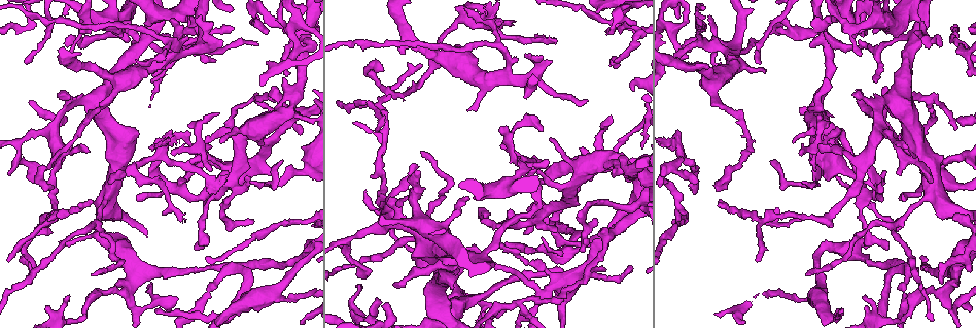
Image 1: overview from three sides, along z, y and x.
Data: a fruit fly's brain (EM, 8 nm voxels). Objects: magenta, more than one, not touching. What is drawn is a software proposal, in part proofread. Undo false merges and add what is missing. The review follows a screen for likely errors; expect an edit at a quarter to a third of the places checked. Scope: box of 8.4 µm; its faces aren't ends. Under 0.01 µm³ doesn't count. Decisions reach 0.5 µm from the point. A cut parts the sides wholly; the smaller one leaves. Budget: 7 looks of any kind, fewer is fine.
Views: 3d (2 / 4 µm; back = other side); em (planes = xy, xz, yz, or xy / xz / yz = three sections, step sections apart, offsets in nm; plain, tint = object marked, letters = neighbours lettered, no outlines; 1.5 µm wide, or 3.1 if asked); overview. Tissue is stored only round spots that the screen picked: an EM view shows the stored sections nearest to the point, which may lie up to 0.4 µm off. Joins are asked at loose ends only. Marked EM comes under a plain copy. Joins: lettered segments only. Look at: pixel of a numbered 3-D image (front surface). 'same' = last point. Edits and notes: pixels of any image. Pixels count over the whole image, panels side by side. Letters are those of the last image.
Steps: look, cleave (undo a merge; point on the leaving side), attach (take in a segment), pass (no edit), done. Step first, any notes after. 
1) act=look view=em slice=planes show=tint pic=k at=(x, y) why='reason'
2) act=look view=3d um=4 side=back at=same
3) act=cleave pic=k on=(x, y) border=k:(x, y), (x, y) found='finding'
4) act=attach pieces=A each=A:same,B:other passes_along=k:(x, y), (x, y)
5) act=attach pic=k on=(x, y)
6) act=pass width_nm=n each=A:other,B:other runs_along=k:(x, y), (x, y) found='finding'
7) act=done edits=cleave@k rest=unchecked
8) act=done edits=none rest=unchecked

act=look view=em slice=planes show=tint pic=1 at=(510, 23) why='tapers out'

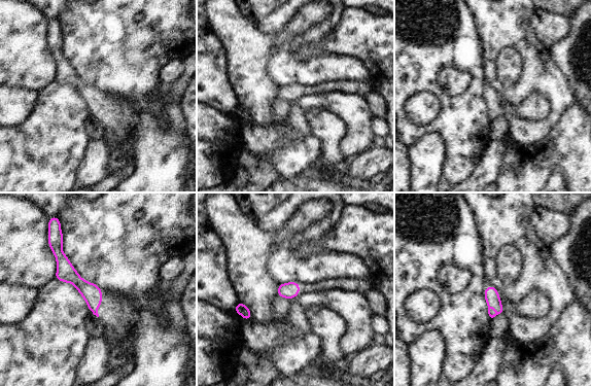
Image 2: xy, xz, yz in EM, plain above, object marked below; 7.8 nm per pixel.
act=look view=em slice=planes show=letters at=same

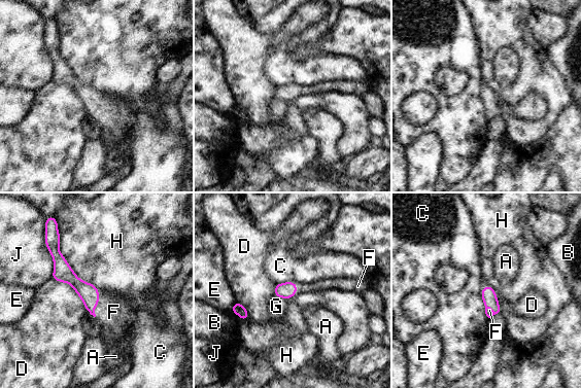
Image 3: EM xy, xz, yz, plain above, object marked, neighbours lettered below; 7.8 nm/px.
act=attach pieces=F width_nm=120 each=A:other,B:other,C:other,D:other,E:other,F:same,G:other,H:other,J:other found='the cell continues'

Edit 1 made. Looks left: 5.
act=look view=em slice=xy step=8 show=letters pic=1 at=(820, 144) why='tapers out'

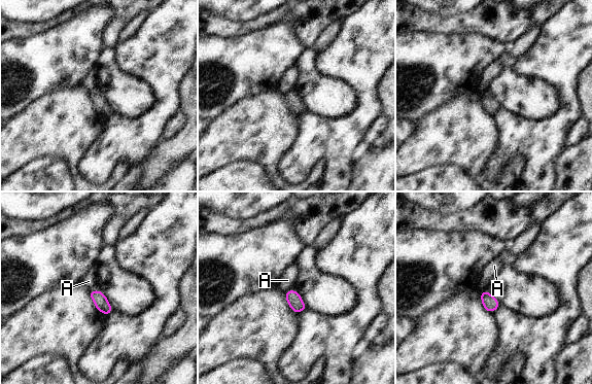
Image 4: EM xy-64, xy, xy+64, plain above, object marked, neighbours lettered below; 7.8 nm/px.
act=look view=em slice=planes show=letters at=same why='cut it another way'

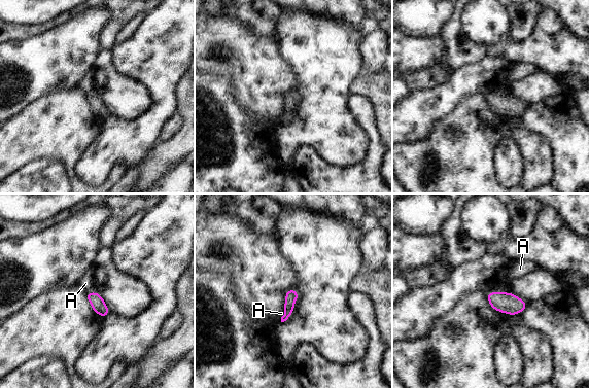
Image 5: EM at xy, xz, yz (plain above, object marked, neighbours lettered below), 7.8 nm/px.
act=pass width_nm=100 each=A:other border=5:(284, 308), (284, 314), (280, 321) found='no lettered segment goes on from it'

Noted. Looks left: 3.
act=look view=3d um=4 side=back pic=1 at=(249, 21) why='tapers out'

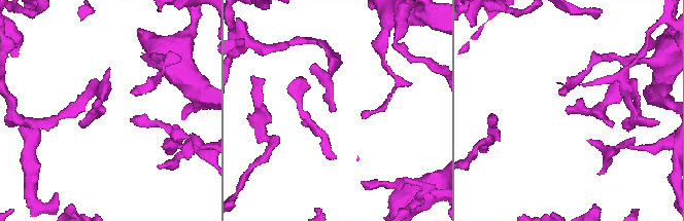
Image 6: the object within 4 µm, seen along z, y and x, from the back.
act=look view=em slice=planes show=letters pic=6 at=(104, 109)

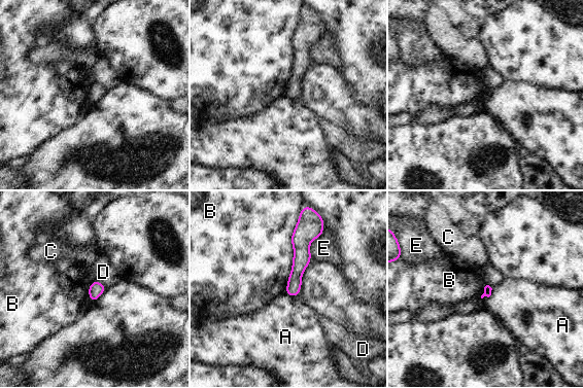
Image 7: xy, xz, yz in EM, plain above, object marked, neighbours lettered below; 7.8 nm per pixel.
act=pass each=A:other,B:other,C:other,D:other,E:other runs_along=7:(300, 228), (300, 263), (293, 293) found='none of them fits'

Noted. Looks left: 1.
act=done edits=attach@3 rest=unchecked

